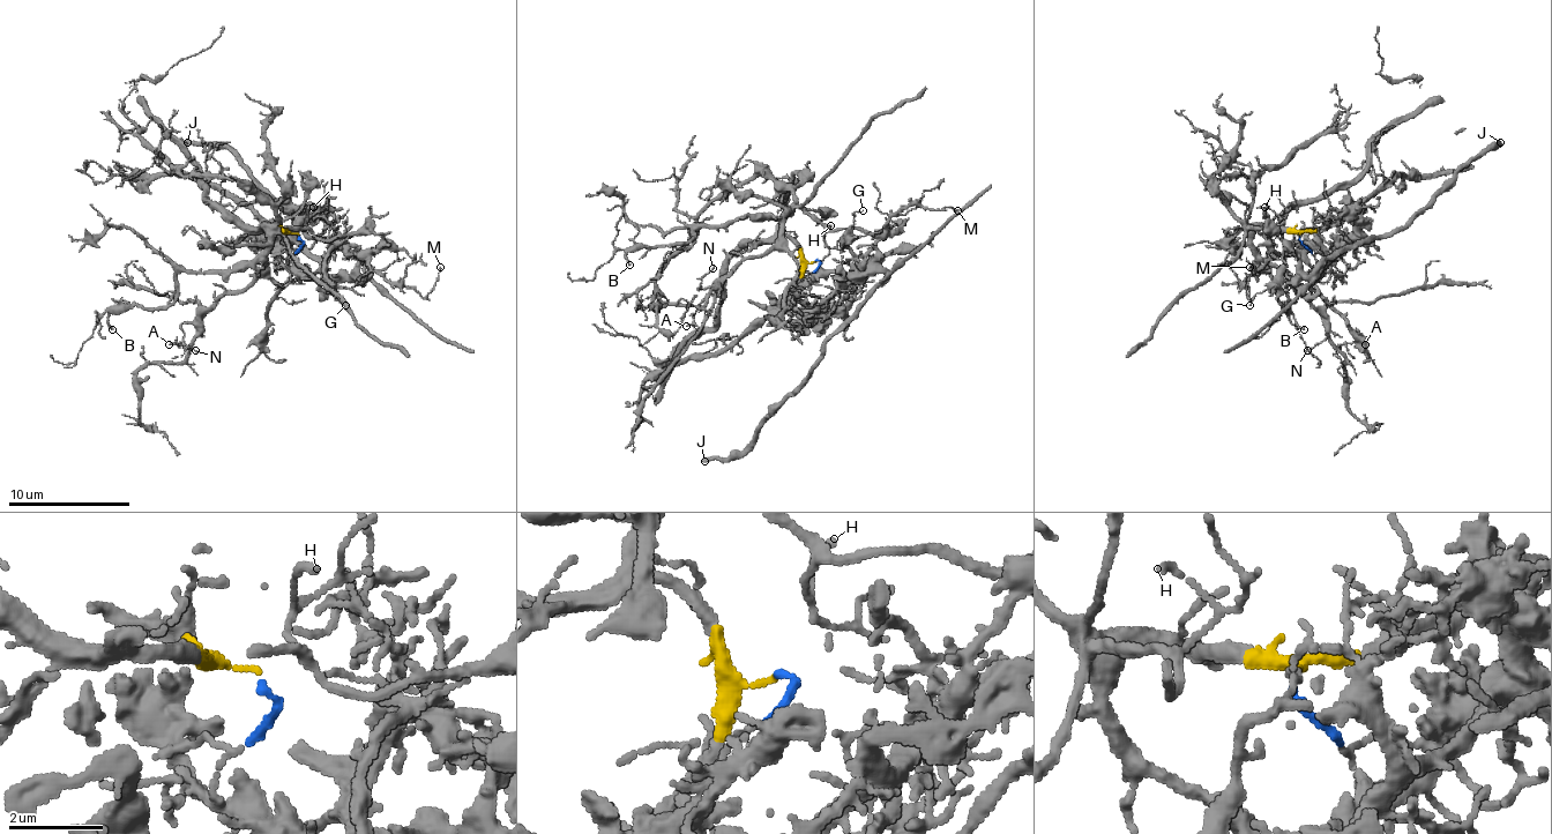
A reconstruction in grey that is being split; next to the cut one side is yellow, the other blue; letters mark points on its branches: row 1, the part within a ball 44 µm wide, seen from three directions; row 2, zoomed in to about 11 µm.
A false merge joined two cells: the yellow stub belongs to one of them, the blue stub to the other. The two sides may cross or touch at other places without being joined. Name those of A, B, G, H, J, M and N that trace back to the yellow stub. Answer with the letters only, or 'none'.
A, B, H, N

